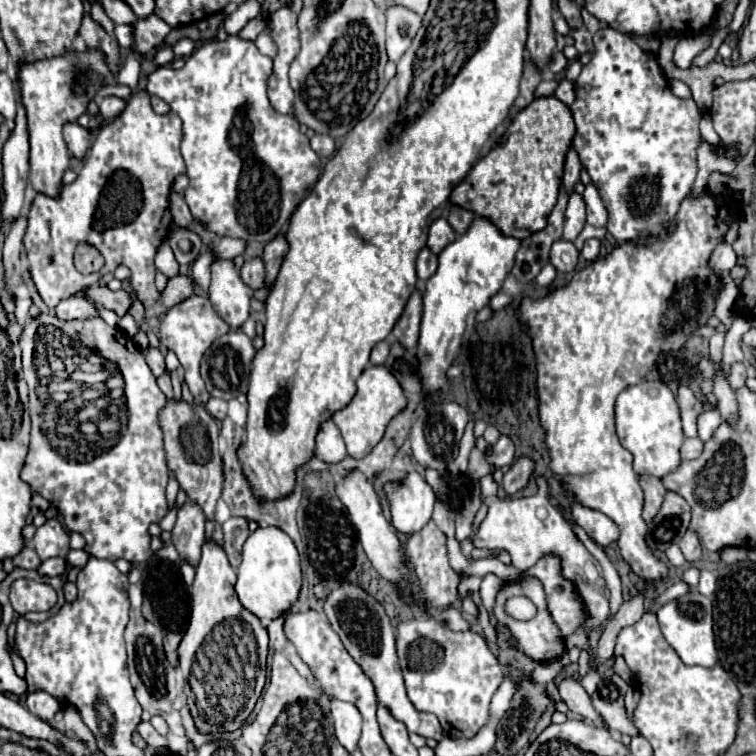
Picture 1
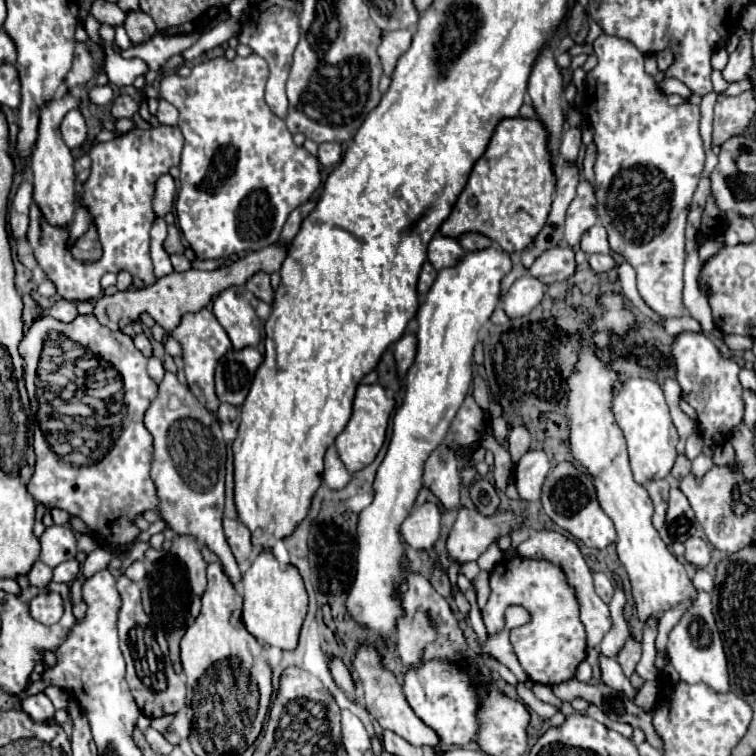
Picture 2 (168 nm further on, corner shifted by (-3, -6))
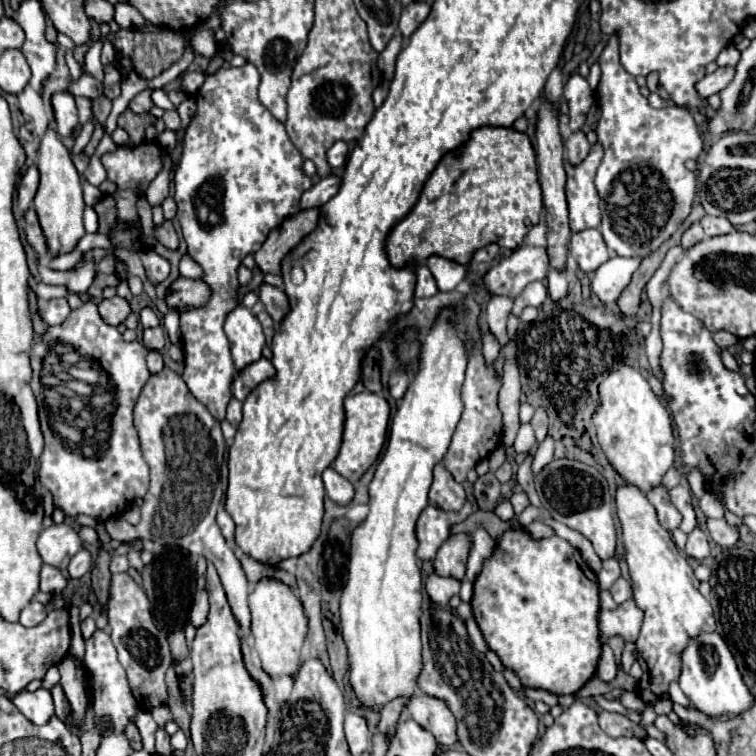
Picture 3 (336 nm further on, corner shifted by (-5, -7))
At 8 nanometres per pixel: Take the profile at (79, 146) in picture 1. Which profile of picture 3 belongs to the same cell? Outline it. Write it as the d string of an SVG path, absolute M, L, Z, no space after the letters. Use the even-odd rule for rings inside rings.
M57 92L53 96L53 108L55 108L55 120L57 120L57 132L59 136L71 136L79 128L79 116L77 106L71 94Z

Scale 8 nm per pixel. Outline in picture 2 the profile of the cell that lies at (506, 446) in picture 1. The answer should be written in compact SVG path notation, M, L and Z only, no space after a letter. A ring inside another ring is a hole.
M513 427L511 433L507 435L507 443L509 443L509 453L513 463L517 463L521 459L521 455L525 455L531 447L531 433L527 427Z

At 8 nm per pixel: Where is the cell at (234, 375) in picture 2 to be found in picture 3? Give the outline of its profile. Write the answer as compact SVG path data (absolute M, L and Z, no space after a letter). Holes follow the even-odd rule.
M261 358L257 362L245 366L243 370L237 372L237 376L231 382L231 394L233 394L233 398L237 398L237 400L243 402L247 398L247 394L257 384L261 384L267 378L271 378L273 374L275 374L275 368L273 368L273 364L267 358Z

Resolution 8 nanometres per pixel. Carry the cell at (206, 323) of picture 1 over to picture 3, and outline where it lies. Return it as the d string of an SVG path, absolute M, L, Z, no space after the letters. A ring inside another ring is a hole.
M245 64L241 68L219 68L213 74L205 72L201 90L193 94L197 112L185 132L185 148L179 170L175 172L177 220L181 224L189 256L203 266L203 280L213 290L211 300L205 306L181 312L181 346L185 354L183 380L191 394L203 406L207 406L217 420L225 418L225 408L231 400L231 376L237 372L229 352L229 340L223 332L225 314L237 306L235 296L239 284L235 284L235 272L247 254L255 254L263 246L273 228L279 228L283 220L299 212L301 194L313 186L311 178L303 172L303 156L287 136L285 126L259 102L259 84L261 74L255 64Z

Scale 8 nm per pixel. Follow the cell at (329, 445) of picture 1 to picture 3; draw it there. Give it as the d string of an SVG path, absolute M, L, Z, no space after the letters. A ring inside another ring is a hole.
M331 466L323 472L323 482L325 482L325 492L327 496L337 502L337 504L349 504L353 498L353 484L345 480L341 474L337 474Z

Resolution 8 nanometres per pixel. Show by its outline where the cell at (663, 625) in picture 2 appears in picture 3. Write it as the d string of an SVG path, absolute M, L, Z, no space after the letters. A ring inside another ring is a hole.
M675 680L669 684L669 698L671 698L673 702L677 702L677 704L683 704L683 706L691 706L691 704L689 704L689 698L683 694L683 690L679 688L679 684L677 684Z

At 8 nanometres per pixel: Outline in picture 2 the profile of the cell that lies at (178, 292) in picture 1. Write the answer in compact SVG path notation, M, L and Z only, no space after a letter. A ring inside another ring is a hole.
M273 243L269 247L263 247L259 251L249 253L247 257L235 261L231 267L227 269L215 269L215 271L199 271L199 269L191 269L185 273L169 273L167 277L157 279L153 285L143 287L143 289L127 289L127 291L117 291L115 295L103 295L101 299L95 301L95 309L93 315L99 319L101 325L109 327L109 329L123 329L125 325L133 323L139 319L141 313L149 313L155 323L159 323L167 333L173 331L173 327L177 327L177 323L181 321L181 315L189 313L189 311L201 311L215 295L219 295L221 291L233 287L233 285L245 285L255 273L265 271L265 273L273 273L279 271L283 259L287 255L287 247Z

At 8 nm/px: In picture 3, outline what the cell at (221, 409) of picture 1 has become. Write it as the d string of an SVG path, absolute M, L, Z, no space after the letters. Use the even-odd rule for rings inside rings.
M231 398L229 406L227 406L227 420L229 420L229 424L233 428L237 428L241 424L241 406L243 404L239 400L235 400L235 398Z

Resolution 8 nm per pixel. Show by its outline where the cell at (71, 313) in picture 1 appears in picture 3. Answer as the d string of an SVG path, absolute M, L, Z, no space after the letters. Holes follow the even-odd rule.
M57 298L57 300L49 300L47 304L39 306L39 314L45 320L47 326L55 326L61 324L67 316L69 316L71 308L67 304L67 298Z

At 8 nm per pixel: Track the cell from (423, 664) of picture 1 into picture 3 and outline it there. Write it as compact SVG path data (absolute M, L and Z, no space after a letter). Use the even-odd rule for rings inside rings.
M413 694L407 702L407 714L429 730L441 746L457 742L457 720L443 700L429 694Z

